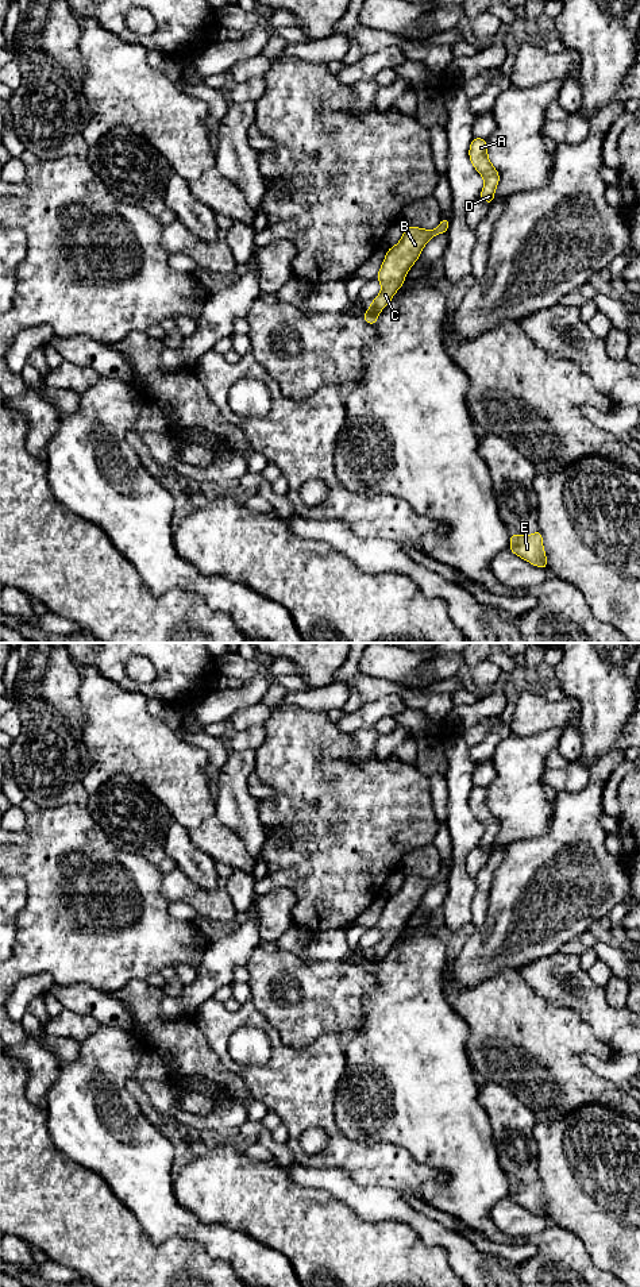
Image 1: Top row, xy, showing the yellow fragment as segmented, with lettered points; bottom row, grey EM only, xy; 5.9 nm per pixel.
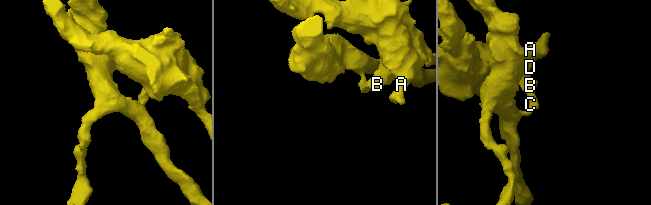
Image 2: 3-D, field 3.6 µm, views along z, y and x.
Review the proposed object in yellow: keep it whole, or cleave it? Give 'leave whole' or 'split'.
split

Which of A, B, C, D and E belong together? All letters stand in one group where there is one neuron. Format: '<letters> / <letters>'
A B C D / E

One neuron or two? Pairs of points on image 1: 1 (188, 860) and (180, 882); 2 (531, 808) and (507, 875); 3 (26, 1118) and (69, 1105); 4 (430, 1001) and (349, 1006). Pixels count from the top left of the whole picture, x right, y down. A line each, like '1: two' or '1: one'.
1: two
2: two
3: two
4: two

